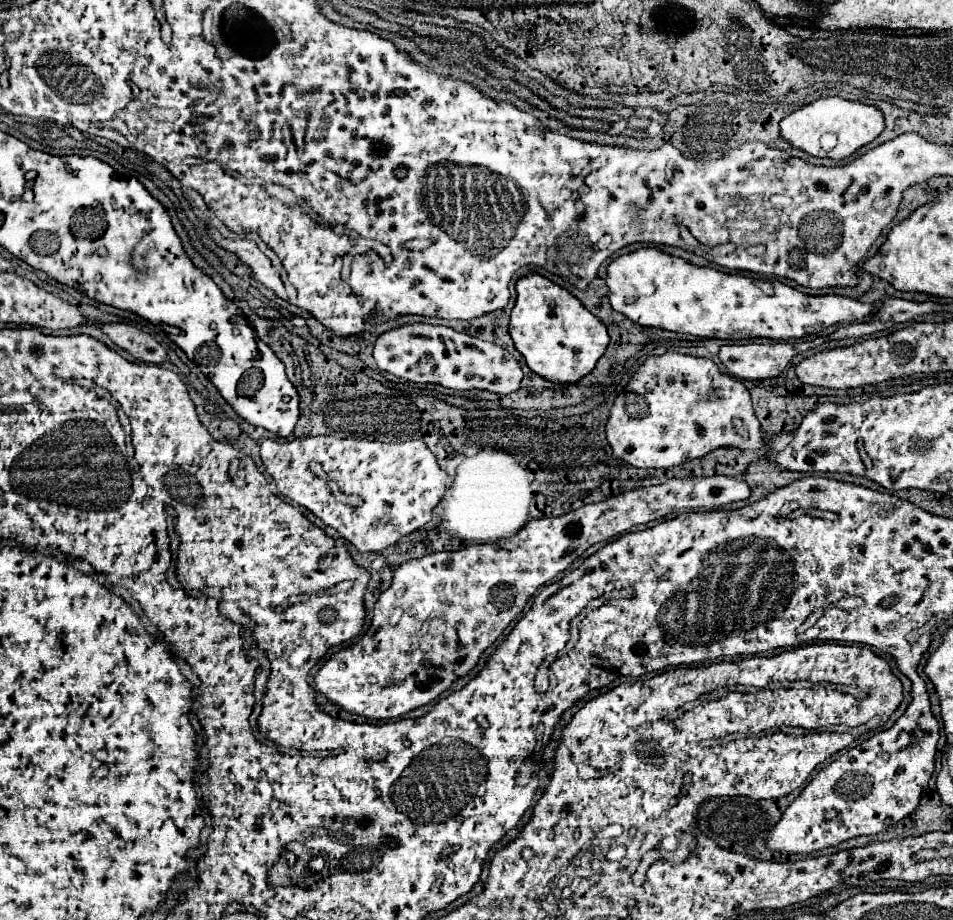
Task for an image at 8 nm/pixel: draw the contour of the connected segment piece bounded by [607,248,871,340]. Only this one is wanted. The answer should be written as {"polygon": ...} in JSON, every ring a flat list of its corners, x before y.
{"polygon":[[639,248,611,260,607,286,611,306,635,324,685,332,697,338,789,340,815,334,839,322,863,320,871,314,871,306,859,300,837,294,807,296,779,280,771,282,771,294,767,294,749,276,695,266,657,248]]}

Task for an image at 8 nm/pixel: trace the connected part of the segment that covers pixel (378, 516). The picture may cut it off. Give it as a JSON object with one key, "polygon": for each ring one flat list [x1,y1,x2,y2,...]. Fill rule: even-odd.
{"polygon":[[335,436,293,438,291,442,267,438,263,440,259,454,265,470,277,482,279,494,311,510,327,526,335,528,341,538,349,540,359,552,381,552,389,546,395,546,403,536,423,528,431,520,433,508,441,502,447,482,451,482,451,478,439,468,433,452,421,440,383,444],[311,464,319,464,325,476,317,476,311,470]]}

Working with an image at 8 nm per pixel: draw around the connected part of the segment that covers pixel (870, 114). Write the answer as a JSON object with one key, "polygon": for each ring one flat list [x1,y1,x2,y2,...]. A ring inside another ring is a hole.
{"polygon":[[825,96,785,116,781,120,781,138,789,140,795,148,805,150,811,156,819,158,827,156,833,160,843,160,863,144,873,142,883,132,883,128,885,128,885,118,879,108,861,102,843,100,839,96],[829,136,835,138,835,142,827,142,825,138]]}

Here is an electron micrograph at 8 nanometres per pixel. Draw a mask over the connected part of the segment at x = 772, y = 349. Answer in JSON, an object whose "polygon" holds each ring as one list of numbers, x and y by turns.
{"polygon":[[791,342,773,344,725,344,719,350,719,360,727,372,741,380,763,380,785,370,789,360,797,354]]}

